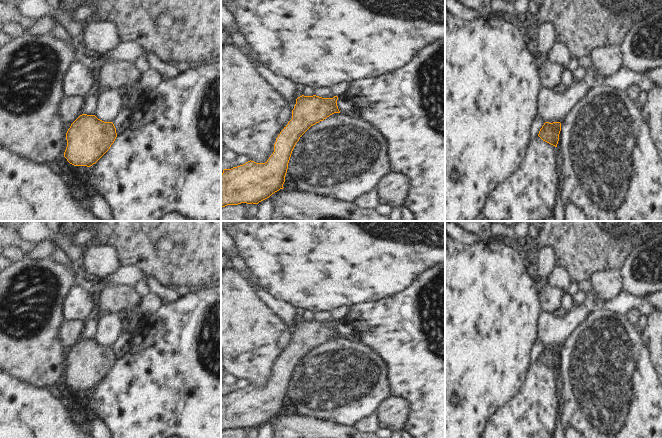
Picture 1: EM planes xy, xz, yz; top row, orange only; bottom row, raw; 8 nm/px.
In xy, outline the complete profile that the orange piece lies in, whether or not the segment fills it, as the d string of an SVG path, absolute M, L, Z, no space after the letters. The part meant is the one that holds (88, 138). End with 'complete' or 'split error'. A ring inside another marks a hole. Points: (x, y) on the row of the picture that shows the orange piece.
M80 115L66 133L64 157L74 166L90 167L111 147L117 137L112 122L104 122L95 115Z; complete

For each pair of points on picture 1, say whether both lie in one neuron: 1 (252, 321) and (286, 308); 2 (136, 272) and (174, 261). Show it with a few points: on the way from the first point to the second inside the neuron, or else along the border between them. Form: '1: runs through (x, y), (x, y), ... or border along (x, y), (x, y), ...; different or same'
1: border along (259, 295), (288, 326); different
2: border along (141, 268), (150, 274); different

